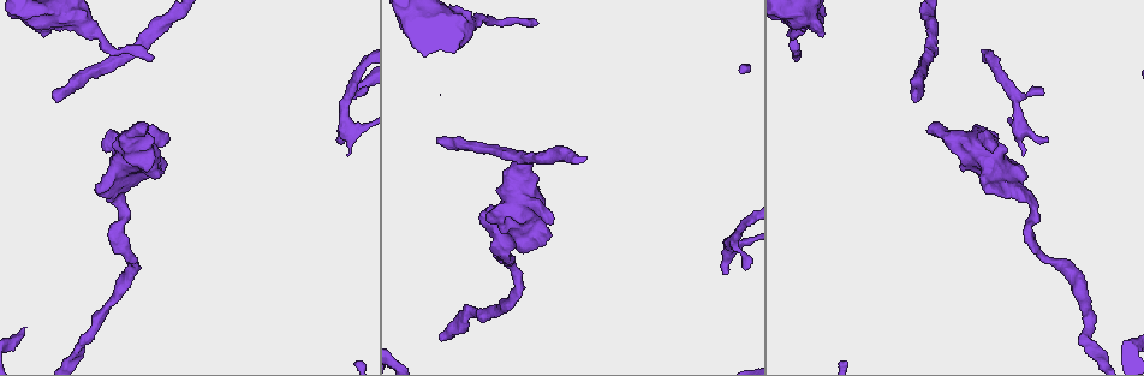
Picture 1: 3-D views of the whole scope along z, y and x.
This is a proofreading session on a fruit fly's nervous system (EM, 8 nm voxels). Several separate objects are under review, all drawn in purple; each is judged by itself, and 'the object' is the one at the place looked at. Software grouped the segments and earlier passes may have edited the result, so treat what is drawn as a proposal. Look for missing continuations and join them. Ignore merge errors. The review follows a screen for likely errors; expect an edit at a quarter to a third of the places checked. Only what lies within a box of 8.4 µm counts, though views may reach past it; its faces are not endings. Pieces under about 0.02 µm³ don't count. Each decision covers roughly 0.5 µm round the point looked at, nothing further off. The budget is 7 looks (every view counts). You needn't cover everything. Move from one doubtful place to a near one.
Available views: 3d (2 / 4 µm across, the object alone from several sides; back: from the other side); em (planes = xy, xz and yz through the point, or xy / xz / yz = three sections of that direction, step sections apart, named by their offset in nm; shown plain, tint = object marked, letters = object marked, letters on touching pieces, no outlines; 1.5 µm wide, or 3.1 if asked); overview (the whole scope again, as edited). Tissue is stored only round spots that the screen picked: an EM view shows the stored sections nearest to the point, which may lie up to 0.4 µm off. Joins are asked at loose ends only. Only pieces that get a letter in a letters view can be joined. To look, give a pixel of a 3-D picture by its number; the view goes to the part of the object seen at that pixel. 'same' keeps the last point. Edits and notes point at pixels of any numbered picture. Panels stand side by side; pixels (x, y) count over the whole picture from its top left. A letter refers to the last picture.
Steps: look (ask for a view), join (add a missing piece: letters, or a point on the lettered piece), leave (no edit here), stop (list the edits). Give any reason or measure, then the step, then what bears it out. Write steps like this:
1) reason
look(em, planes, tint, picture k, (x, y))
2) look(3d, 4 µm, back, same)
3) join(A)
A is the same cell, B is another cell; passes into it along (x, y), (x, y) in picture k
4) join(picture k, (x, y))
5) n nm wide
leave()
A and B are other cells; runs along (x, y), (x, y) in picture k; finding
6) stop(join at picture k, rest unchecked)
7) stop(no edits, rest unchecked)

free end
look(3d, 2 µm, picture 1, (727, 273))

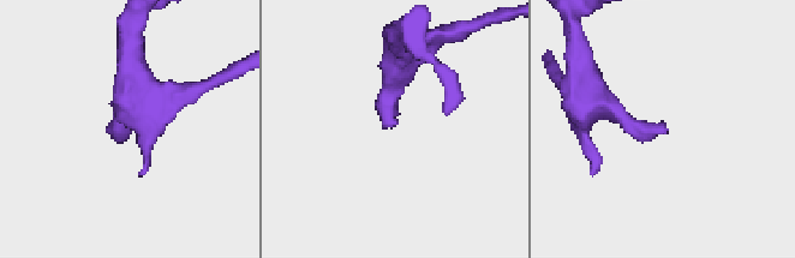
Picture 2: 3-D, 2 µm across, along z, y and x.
need the tissue
look(em, planes, letters, picture 2, (393, 124))

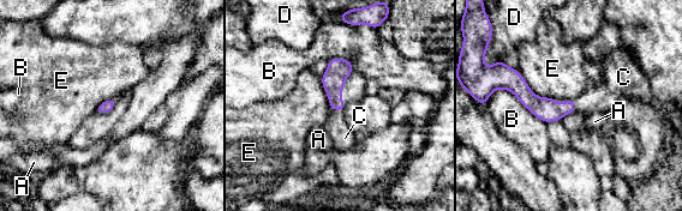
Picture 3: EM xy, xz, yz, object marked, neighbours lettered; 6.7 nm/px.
join(C)
C is the same cell, A, B, D and E are other cells; passes into it along (333, 80), (337, 109), (342, 137) in picture 3; the neuron continues

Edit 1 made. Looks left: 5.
look(overview)

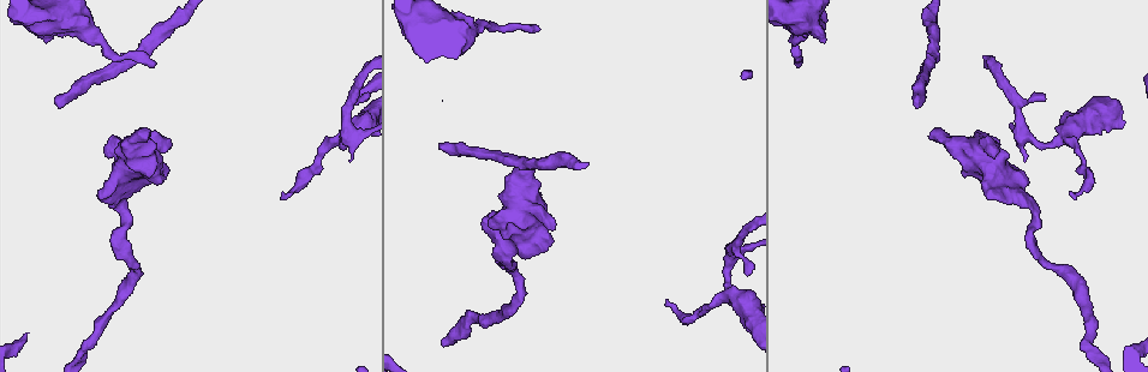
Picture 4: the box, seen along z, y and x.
stops while still wide
look(em, yz, step 4, tint, picture 4, (493, 225))

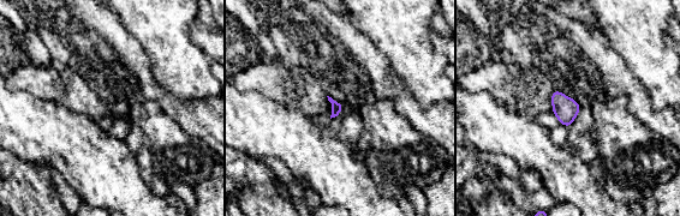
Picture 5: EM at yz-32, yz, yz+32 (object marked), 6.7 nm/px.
look(em, planes, letters, same)

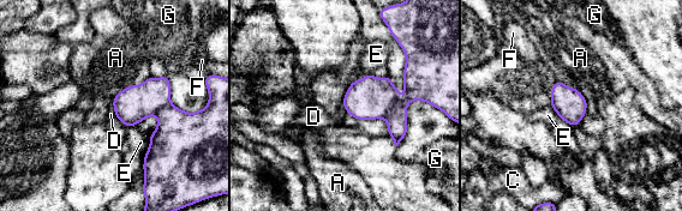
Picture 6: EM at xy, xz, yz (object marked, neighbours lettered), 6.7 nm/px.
leave()
A, C, D, E, F and G are other cells; border along (149, 76), (112, 98) in picture 6; no lettered piece goes on from it

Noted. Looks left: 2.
stop(join at picture 3, rest unchecked)

